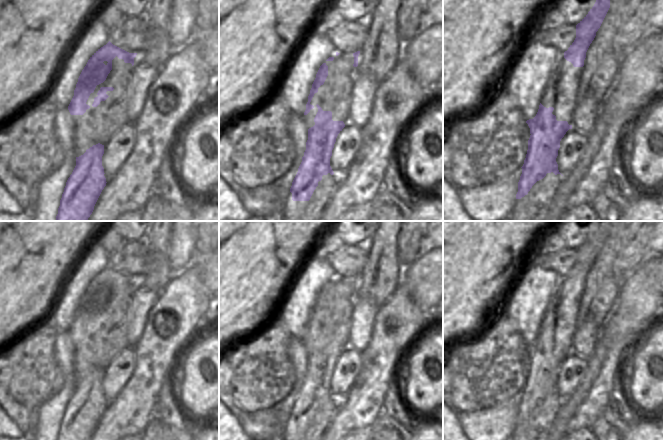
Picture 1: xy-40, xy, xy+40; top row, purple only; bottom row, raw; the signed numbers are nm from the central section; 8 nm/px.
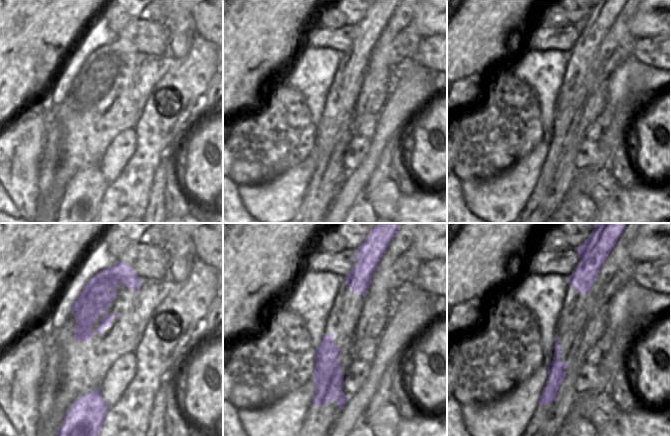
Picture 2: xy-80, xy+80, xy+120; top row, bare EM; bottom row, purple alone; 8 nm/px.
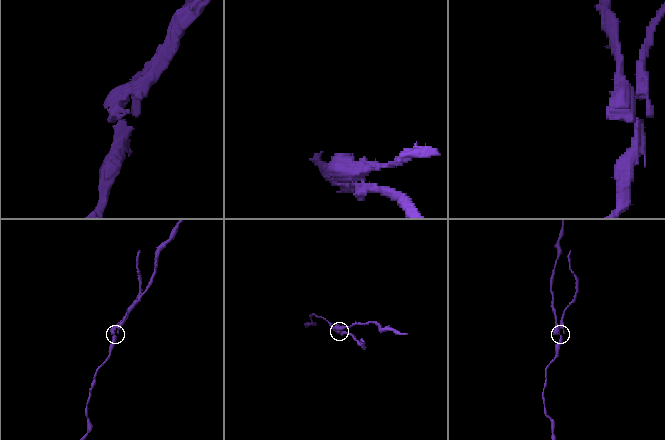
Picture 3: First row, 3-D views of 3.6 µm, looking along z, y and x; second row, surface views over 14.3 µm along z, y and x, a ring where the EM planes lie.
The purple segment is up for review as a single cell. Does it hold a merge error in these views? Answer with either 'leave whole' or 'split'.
split

